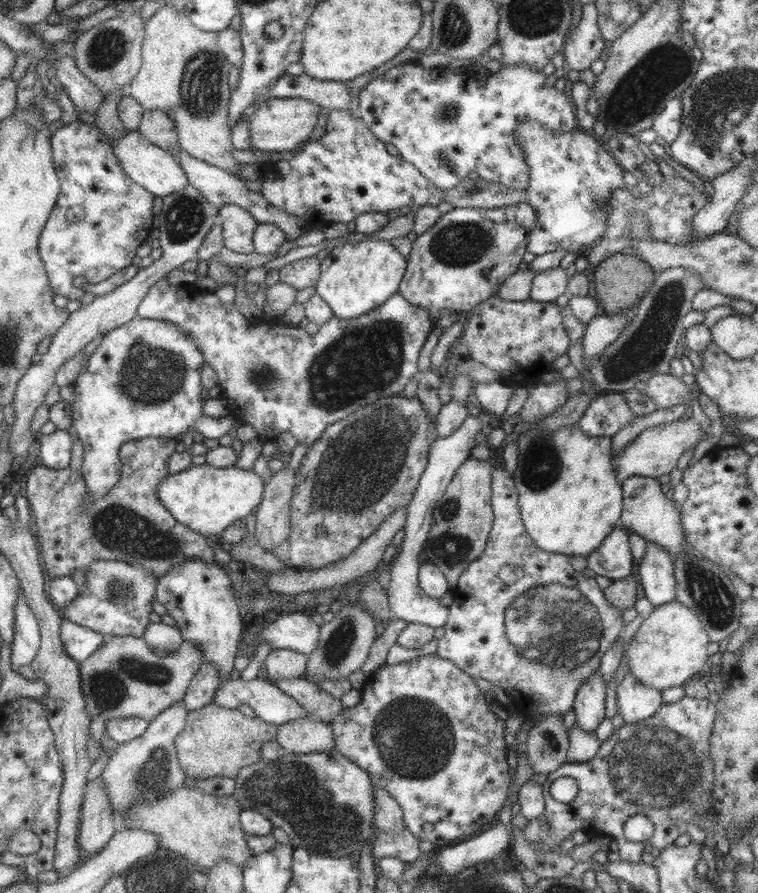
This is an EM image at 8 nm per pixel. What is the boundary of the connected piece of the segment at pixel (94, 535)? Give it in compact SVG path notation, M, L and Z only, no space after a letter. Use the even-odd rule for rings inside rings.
M141 437L121 444L118 450L122 474L117 484L105 497L97 499L95 504L85 507L81 513L81 502L86 495L80 472L71 468L52 470L37 466L25 480L25 496L35 525L35 539L39 548L41 565L47 579L69 576L73 570L85 570L88 564L96 560L122 560L123 562L143 567L159 578L168 568L182 560L201 559L216 563L213 549L209 547L209 538L189 530L177 523L171 513L156 497L156 488L160 480L168 476L168 460L173 454L176 440L169 437Z

